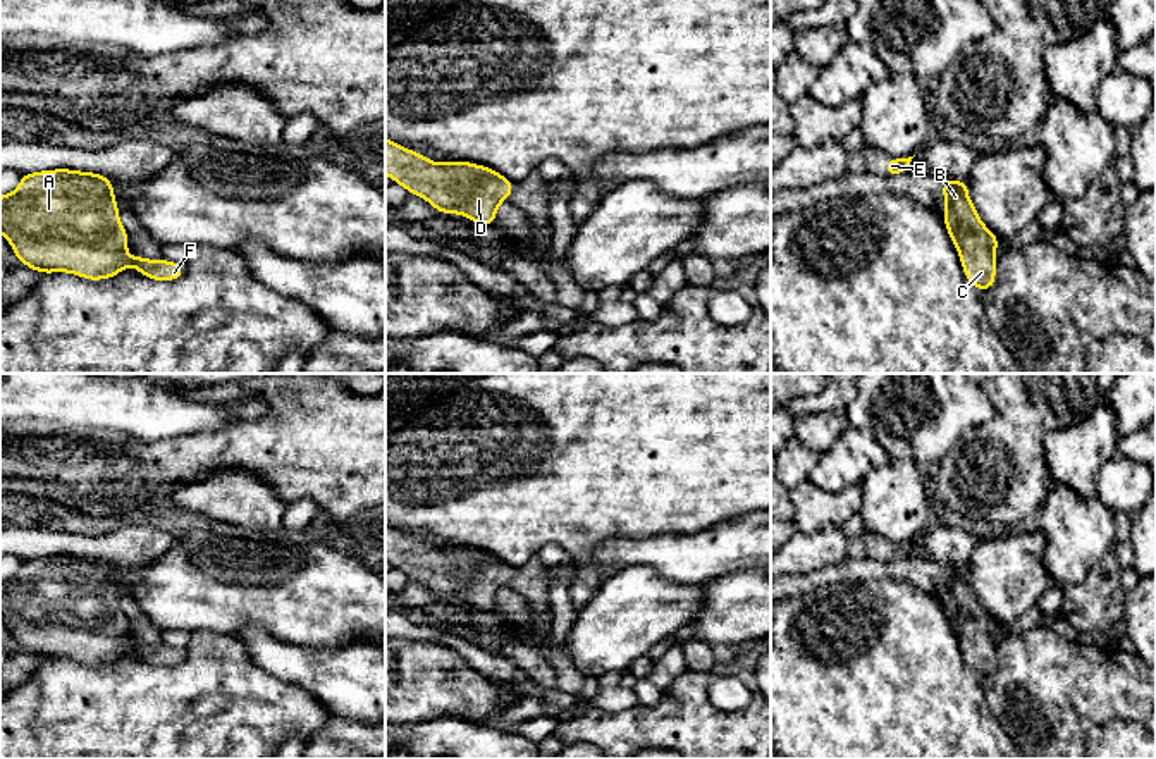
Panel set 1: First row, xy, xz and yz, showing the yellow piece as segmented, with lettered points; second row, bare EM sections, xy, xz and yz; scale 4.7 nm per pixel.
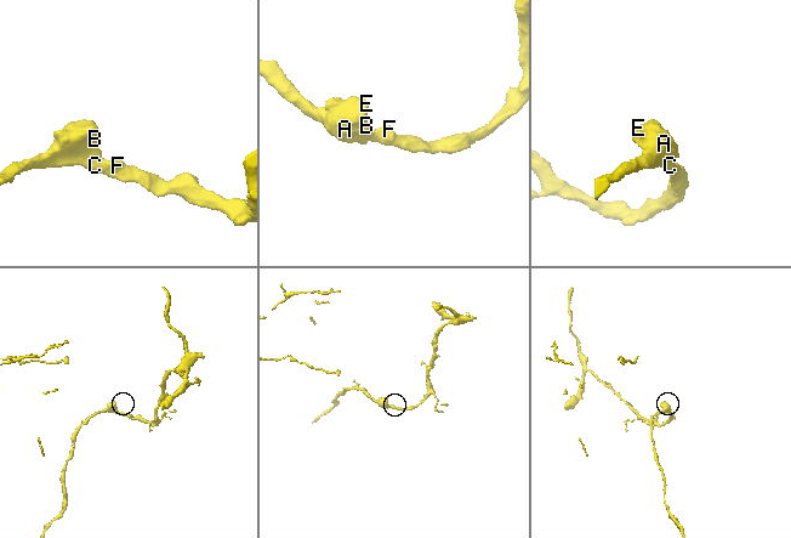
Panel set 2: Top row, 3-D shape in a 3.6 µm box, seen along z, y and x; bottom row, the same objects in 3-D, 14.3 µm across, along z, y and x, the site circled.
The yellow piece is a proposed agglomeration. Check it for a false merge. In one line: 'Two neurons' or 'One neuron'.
One neuron

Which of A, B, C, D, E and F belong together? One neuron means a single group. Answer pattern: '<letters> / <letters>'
A B C D E F

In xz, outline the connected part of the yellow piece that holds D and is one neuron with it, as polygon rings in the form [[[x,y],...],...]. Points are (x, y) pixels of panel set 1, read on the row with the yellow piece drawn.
[[[385,138],[385,174],[411,194],[430,201],[439,213],[461,213],[480,225],[495,224],[499,203],[509,200],[514,188],[509,179],[490,167],[470,162],[430,162],[389,138]]]

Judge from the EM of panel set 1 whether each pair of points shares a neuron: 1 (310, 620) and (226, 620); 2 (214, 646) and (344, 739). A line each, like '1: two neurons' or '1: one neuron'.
1: one neuron
2: two neurons

